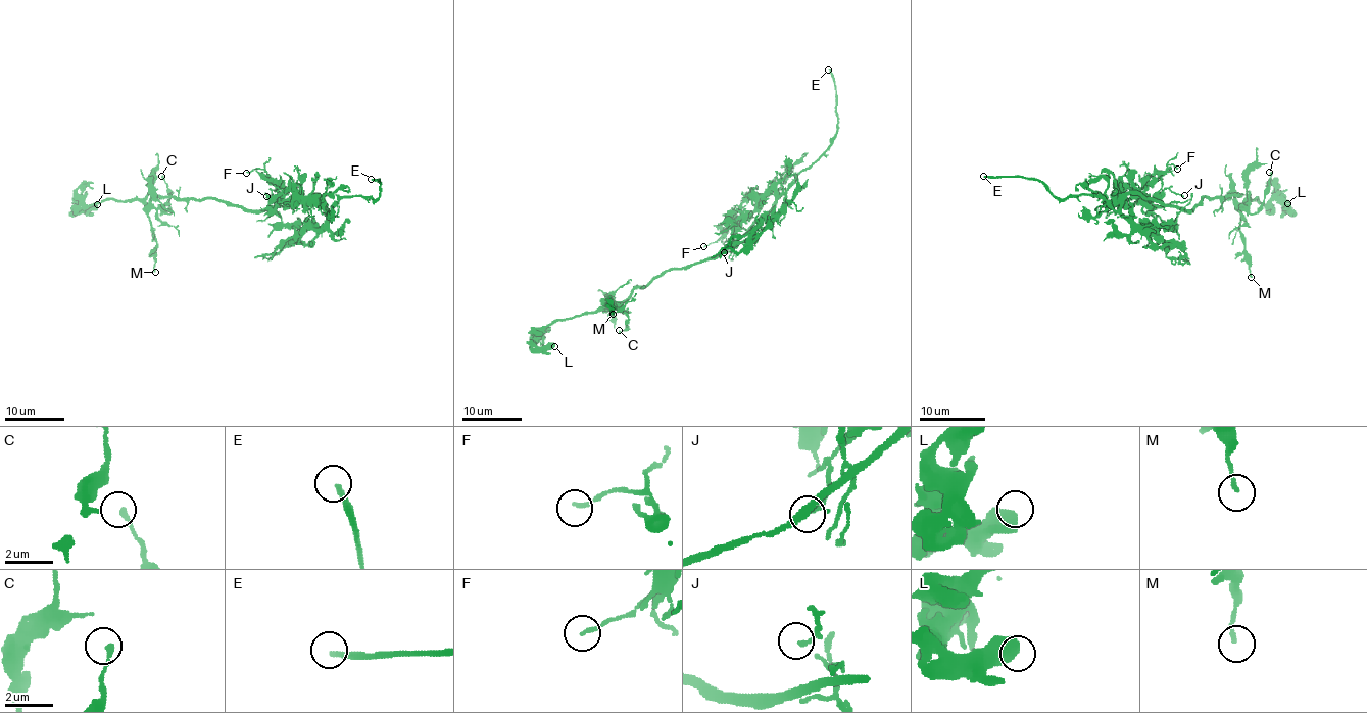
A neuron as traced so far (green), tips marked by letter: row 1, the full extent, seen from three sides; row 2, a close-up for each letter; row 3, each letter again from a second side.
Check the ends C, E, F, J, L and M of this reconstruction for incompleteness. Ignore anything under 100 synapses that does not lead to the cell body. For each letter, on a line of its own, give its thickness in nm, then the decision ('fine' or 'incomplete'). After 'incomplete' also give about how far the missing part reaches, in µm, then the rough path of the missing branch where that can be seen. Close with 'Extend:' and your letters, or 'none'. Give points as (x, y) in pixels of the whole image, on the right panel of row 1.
C: calibre 200 nm; fine
E: calibre 220 nm; incomplete; missing 45 µm; course (983, 176), (1047, 165), (1069, 144), (1096, 143), (1123, 163), (1163, 163), (1184, 182), (1179, 184)
F: calibre 150 nm; fine
J: calibre 110 nm; fine
L: calibre 500 nm; fine
M: calibre 150 nm; fine
Extend: E

